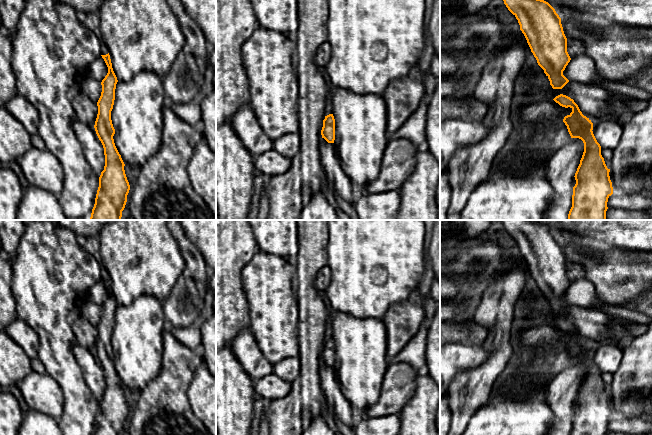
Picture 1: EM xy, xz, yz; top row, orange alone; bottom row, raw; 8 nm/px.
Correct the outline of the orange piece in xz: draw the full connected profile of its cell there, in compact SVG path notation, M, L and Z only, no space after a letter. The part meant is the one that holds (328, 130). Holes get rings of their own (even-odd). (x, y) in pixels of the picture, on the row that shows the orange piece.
M333 114L325 116L323 120L323 127L321 130L322 138L328 143L334 143L335 140L335 119Z

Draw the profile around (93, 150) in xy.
M75 117L73 130L83 148L86 160L99 178L104 170L105 155L103 145L96 134L94 126L82 123Z

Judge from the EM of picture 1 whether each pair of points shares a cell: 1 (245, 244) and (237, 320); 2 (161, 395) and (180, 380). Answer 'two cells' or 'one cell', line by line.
1: one cell
2: one cell

